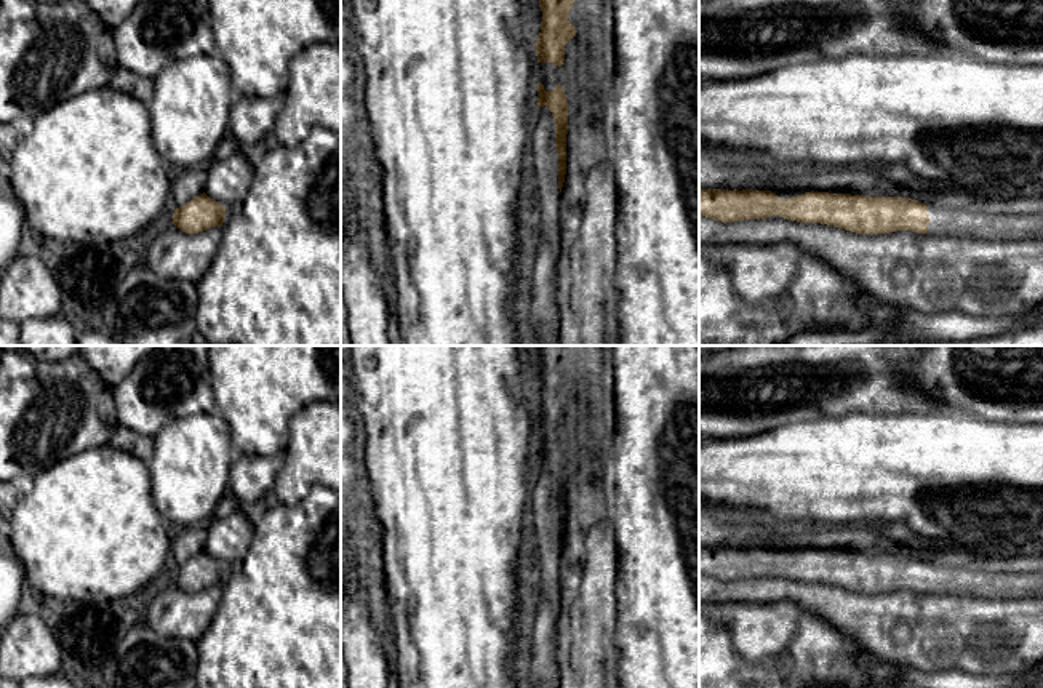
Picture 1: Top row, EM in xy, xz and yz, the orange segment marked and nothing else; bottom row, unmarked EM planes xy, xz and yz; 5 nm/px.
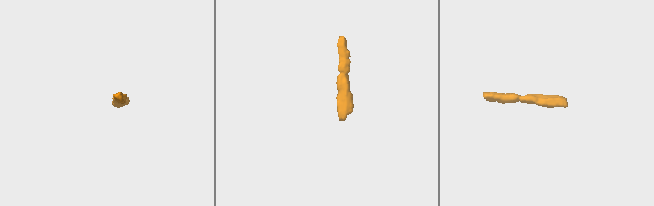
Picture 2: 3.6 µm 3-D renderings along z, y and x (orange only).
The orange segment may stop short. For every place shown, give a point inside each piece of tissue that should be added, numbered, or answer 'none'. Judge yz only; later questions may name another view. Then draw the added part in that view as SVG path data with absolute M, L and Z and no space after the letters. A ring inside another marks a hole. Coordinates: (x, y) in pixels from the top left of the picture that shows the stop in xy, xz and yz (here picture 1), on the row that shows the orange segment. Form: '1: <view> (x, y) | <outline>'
1: yz (944, 221) | M929 206L931 235L955 235L976 238L1027 238L1030 235L1043 238L1043 213L1035 218L1027 214L993 214L985 211L952 210Z

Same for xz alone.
1: xz (586, 15) | M574 0L568 21L576 27L576 40L589 54L601 54L606 37L601 27L605 0Z

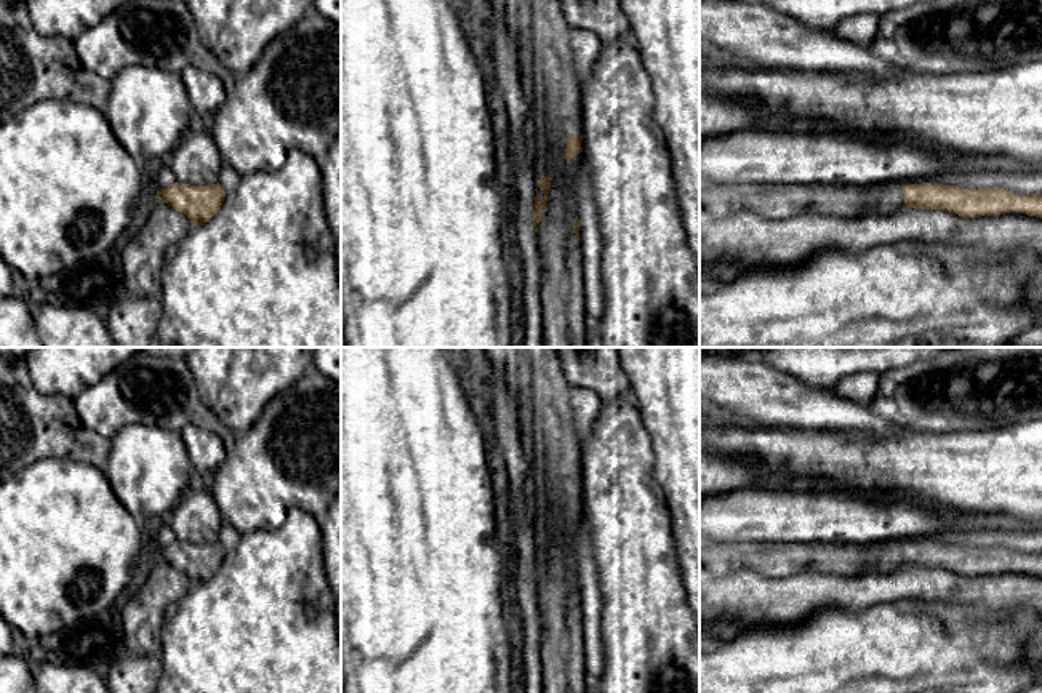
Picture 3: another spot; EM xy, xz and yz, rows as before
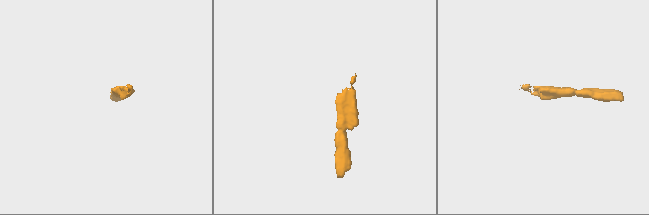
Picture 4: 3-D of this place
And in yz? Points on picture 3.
1: yz (773, 200) | M699 176L699 208L714 216L728 216L746 210L767 219L788 219L813 210L821 214L860 218L892 214L903 206L904 194L898 186L722 182Z

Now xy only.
none

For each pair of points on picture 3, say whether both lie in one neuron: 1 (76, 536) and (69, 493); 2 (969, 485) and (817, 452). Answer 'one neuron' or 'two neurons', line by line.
1: one neuron
2: one neuron

